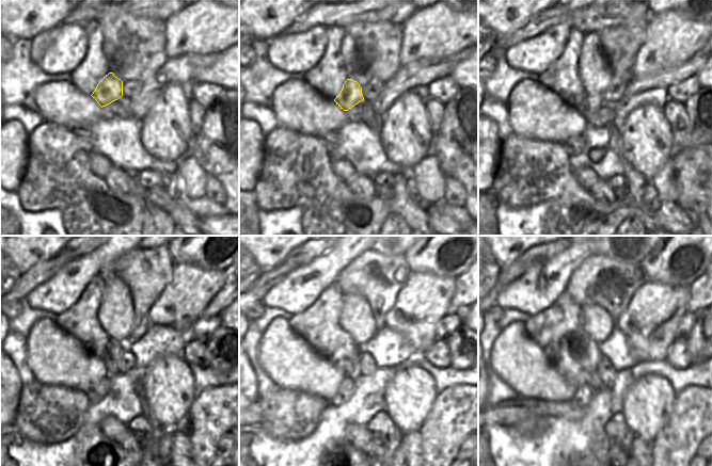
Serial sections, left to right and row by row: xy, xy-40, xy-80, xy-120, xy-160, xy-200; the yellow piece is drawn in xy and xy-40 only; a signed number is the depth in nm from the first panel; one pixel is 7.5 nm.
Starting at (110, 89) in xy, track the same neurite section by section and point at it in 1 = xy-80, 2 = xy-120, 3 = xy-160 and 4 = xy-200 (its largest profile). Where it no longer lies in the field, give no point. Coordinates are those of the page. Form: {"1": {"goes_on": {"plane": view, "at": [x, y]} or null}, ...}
{"1": {"goes_on": {"plane": "xy-80", "at": [591, 103]}}, "2": {"goes_on": {"plane": "xy-120", "at": [114, 348]}}, "3": {"goes_on": {"plane": "xy-160", "at": [353, 372]}}, "4": {"goes_on": {"plane": "xy-200", "at": [595, 383]}}}

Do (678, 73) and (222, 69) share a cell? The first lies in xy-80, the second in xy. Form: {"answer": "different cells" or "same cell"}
{"answer": "different cells"}

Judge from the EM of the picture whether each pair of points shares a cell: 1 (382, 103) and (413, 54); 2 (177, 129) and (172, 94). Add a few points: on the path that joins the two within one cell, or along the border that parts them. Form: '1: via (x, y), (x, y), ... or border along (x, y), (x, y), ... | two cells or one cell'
1: border along (432, 59), (418, 59), (400, 66) | two cells
2: via (172, 121), (172, 102) | one cell

